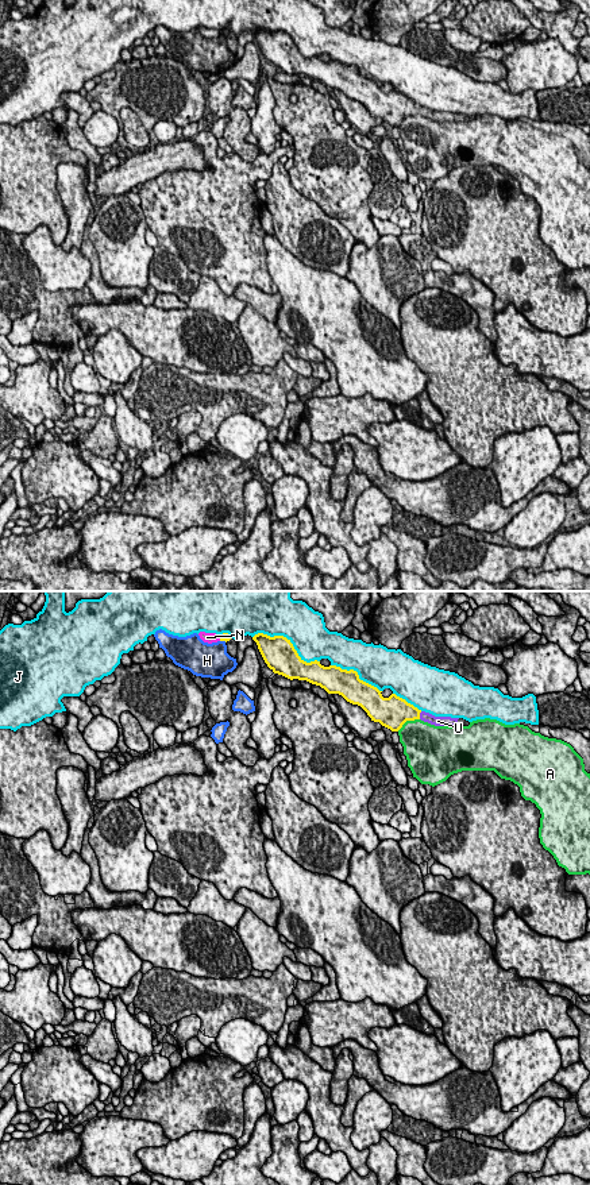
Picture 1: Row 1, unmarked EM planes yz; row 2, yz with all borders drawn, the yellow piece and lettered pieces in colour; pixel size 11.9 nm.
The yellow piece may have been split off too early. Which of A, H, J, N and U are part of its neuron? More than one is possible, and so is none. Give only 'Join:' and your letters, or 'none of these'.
Join: U

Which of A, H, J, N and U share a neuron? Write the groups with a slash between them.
A / H / J / N / U

